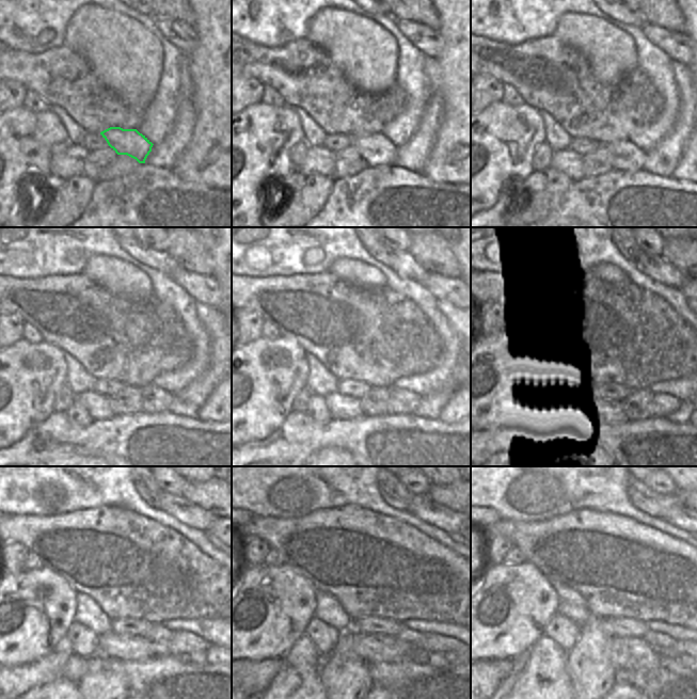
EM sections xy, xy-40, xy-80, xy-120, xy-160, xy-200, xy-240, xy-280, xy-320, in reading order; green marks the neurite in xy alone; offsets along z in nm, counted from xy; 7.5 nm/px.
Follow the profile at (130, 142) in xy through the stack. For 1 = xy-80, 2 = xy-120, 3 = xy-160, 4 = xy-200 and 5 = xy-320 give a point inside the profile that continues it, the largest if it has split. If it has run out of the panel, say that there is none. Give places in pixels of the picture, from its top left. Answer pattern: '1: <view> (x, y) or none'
1: xy-80 (627, 157)
2: xy-120 (156, 399)
3: xy-160 (399, 399)
4: xy-200 (669, 403)
5: xy-320 (684, 647)

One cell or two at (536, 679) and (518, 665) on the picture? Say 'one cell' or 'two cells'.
two cells

